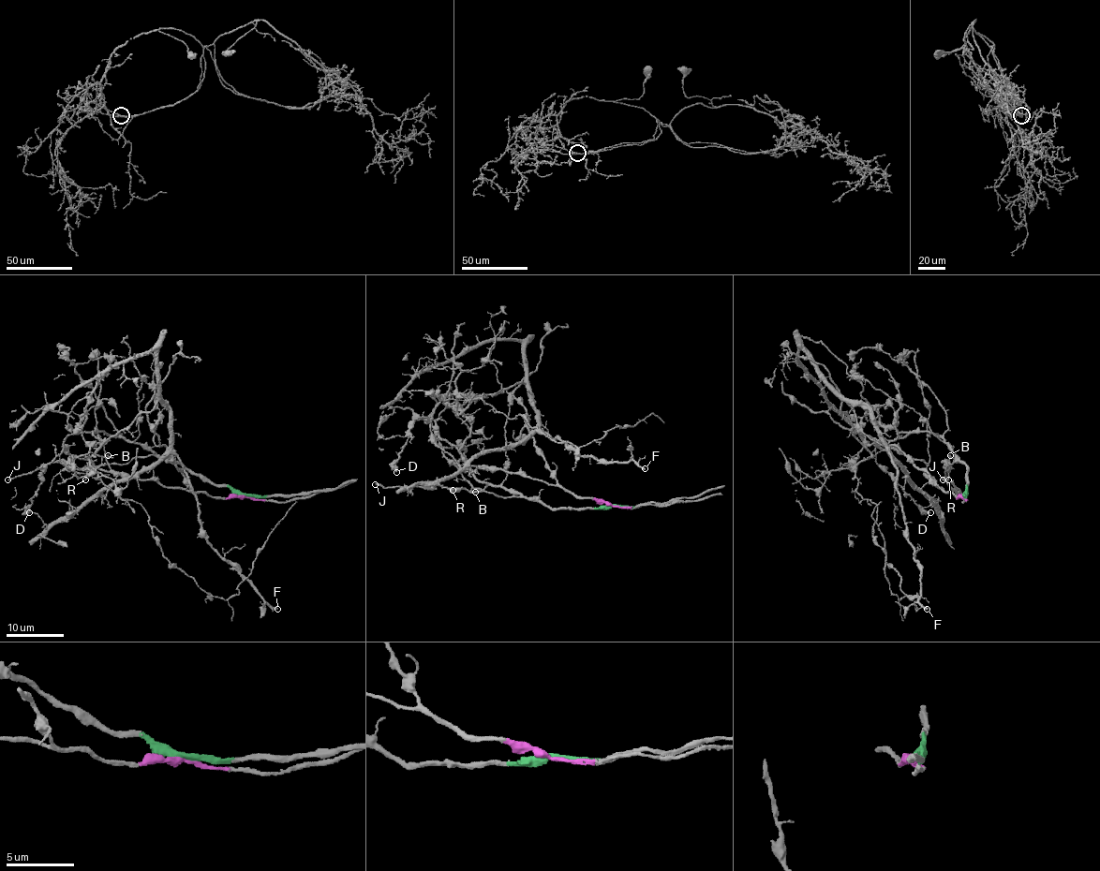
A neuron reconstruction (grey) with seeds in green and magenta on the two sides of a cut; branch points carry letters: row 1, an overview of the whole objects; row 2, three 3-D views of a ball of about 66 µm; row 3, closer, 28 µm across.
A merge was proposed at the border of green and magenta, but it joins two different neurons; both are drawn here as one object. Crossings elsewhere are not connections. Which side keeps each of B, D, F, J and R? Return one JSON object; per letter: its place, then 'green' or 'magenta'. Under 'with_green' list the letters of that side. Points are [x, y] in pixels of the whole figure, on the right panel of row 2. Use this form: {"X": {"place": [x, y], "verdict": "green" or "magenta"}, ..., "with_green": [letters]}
{"B": {"place": [950, 455], "verdict": "green"}, "D": {"place": [930, 512], "verdict": "magenta"}, "F": {"place": [927, 609], "verdict": "magenta"}, "J": {"place": [943, 479], "verdict": "green"}, "R": {"place": [948, 479], "verdict": "green"}, "with_green": ["B", "J", "R"]}

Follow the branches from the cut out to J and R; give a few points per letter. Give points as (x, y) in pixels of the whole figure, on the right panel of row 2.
J: (963, 495), (966, 466), (955, 455), (946, 468), (943, 466), (944, 463), (946, 475), (942, 479)
R: (963, 495), (966, 466), (955, 455), (947, 466), (949, 479)

